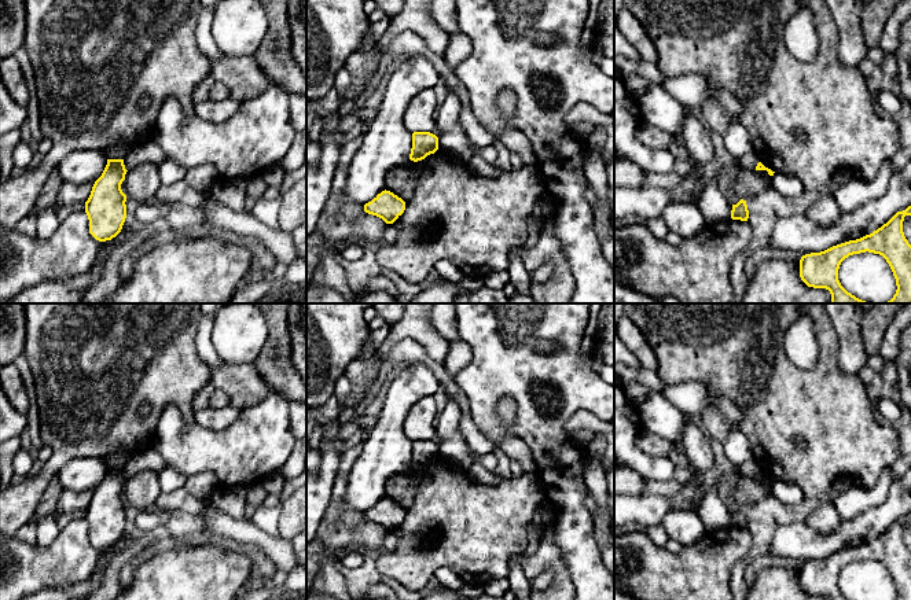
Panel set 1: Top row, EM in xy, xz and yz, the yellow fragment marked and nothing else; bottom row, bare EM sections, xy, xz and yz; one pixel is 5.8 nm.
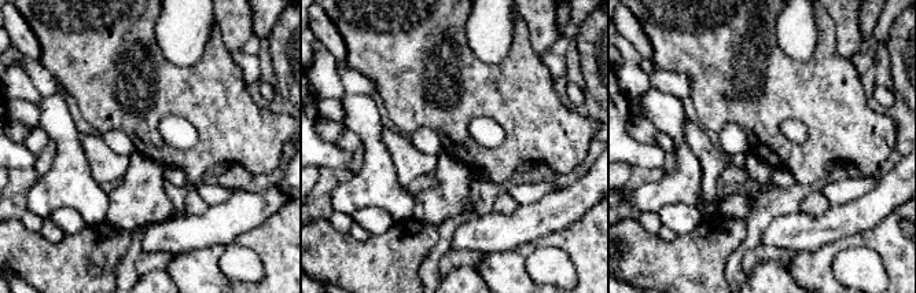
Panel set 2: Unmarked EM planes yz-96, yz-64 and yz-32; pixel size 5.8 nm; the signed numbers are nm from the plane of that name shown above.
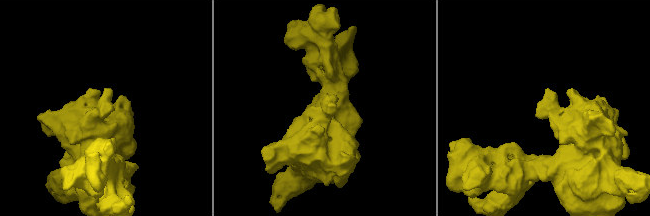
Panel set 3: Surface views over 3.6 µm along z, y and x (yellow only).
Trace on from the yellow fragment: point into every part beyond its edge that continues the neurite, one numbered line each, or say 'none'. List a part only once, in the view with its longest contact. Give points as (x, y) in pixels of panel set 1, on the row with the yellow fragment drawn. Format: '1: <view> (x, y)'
none

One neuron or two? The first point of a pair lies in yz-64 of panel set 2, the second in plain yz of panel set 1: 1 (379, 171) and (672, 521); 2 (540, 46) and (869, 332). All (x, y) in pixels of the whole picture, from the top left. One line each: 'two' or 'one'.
1: two
2: two

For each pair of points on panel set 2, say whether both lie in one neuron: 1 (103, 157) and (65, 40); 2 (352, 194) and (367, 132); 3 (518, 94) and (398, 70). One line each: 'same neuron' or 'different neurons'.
1: different neurons
2: same neuron
3: same neuron

